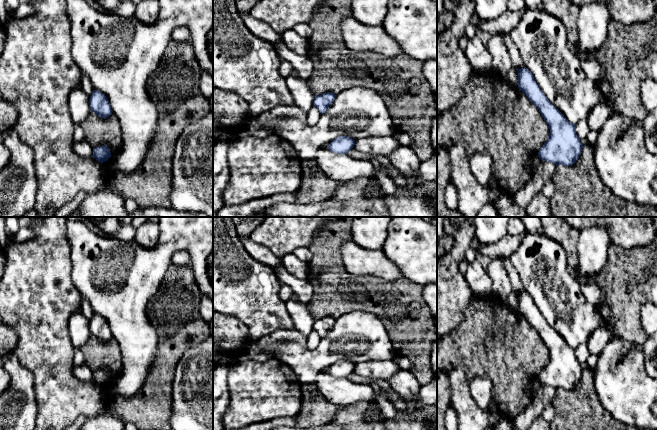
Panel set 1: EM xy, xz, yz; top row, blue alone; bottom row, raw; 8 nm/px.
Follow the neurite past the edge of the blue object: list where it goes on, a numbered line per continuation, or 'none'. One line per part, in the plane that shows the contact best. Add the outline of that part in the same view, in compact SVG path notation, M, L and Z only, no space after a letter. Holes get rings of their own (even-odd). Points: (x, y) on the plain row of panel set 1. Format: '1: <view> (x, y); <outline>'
none

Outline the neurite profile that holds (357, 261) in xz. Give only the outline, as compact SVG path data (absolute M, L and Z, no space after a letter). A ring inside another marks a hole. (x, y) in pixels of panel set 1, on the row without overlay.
M351 241L341 246L341 254L344 267L352 275L373 275L384 280L403 277L382 250L365 250Z

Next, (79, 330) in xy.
M76 310L69 318L69 336L75 348L81 348L91 337L90 321L82 310Z

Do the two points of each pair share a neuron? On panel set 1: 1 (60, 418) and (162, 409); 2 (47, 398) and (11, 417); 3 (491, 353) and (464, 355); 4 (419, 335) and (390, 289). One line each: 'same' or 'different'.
1: different
2: different
3: same
4: same

